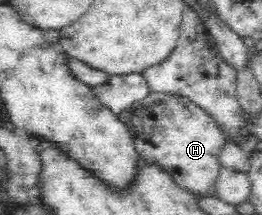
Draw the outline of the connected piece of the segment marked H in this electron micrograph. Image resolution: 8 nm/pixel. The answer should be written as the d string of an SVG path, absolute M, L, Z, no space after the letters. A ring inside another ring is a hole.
M148 93L146 98L138 99L129 110L124 110L118 115L118 119L130 131L132 139L136 142L137 154L140 154L145 164L157 166L160 171L167 173L176 185L187 189L194 195L214 194L214 182L221 168L219 157L228 141L217 121L198 103L179 94Z

